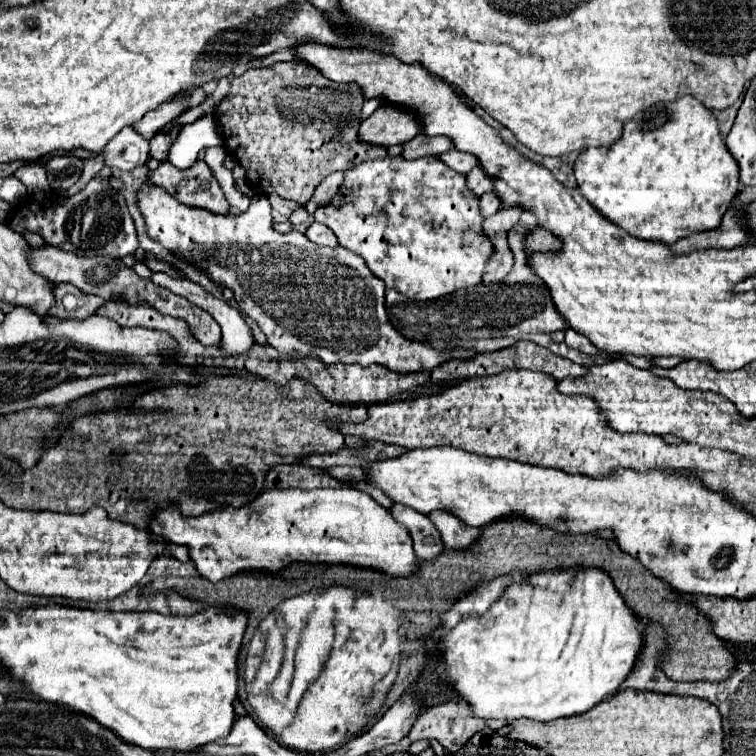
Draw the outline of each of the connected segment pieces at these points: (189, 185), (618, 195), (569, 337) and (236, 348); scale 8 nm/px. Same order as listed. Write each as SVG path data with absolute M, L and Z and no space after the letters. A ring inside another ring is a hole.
M198 161L184 171L176 169L172 163L160 163L156 171L150 171L150 181L184 205L228 213L224 191L204 161Z
M694 97L658 103L636 113L624 123L622 137L616 143L610 147L588 147L578 155L574 161L574 177L580 195L630 237L668 245L692 233L716 229L738 193L738 169L720 137L716 117Z
M566 329L566 345L568 345L568 347L572 347L572 349L578 349L578 351L582 351L582 353L588 353L588 355L596 355L596 353L606 355L604 351L596 349L596 347L588 341L588 337L584 337L584 335L576 333L574 329Z
M152 273L152 281L156 281L156 285L166 285L166 289L174 289L174 293L190 293L192 301L196 301L198 307L206 307L206 311L222 327L220 349L224 349L228 355L236 357L250 351L250 347L254 345L254 335L250 325L244 321L240 309L230 307L224 299L214 297L212 293L188 279L180 281L166 273Z

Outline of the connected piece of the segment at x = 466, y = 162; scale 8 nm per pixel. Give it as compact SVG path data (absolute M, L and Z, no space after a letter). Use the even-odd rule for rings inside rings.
M448 149L446 153L442 153L440 161L444 161L450 169L454 169L462 175L466 175L476 165L476 157L472 157L470 153L460 153L456 149Z

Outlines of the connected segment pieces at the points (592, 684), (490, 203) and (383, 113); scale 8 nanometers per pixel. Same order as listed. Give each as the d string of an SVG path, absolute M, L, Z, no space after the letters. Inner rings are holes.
M588 569L588 573L538 573L532 575L530 581L528 577L520 577L520 573L516 573L516 577L512 577L512 583L508 585L506 593L498 599L492 601L490 599L490 583L484 583L480 587L476 587L474 591L468 593L468 597L460 599L456 605L452 605L452 609L444 615L444 629L440 629L438 637L442 641L442 645L446 647L446 653L442 657L446 673L448 673L448 683L454 685L454 689L468 701L468 705L474 709L476 717L482 719L534 719L534 721L554 721L560 717L570 717L576 713L584 713L588 709L592 709L596 703L608 699L610 695L614 695L618 691L620 681L624 681L624 677L628 677L628 673L632 671L632 665L636 663L638 651L640 651L640 629L638 629L640 621L636 621L636 617L632 617L632 613L628 613L628 607L624 605L624 601L620 601L620 593L616 593L616 589L612 589L612 581L608 581L608 577L604 577L604 573L596 573L596 569Z
M490 191L490 193L484 193L480 197L480 213L482 217L488 217L492 213L496 213L500 209L500 199Z
M384 105L376 109L368 119L360 123L358 139L368 145L402 145L420 133L420 125L410 113L404 109L396 109L394 105Z

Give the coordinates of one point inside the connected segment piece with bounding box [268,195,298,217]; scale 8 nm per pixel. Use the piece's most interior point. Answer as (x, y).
(278, 204)

